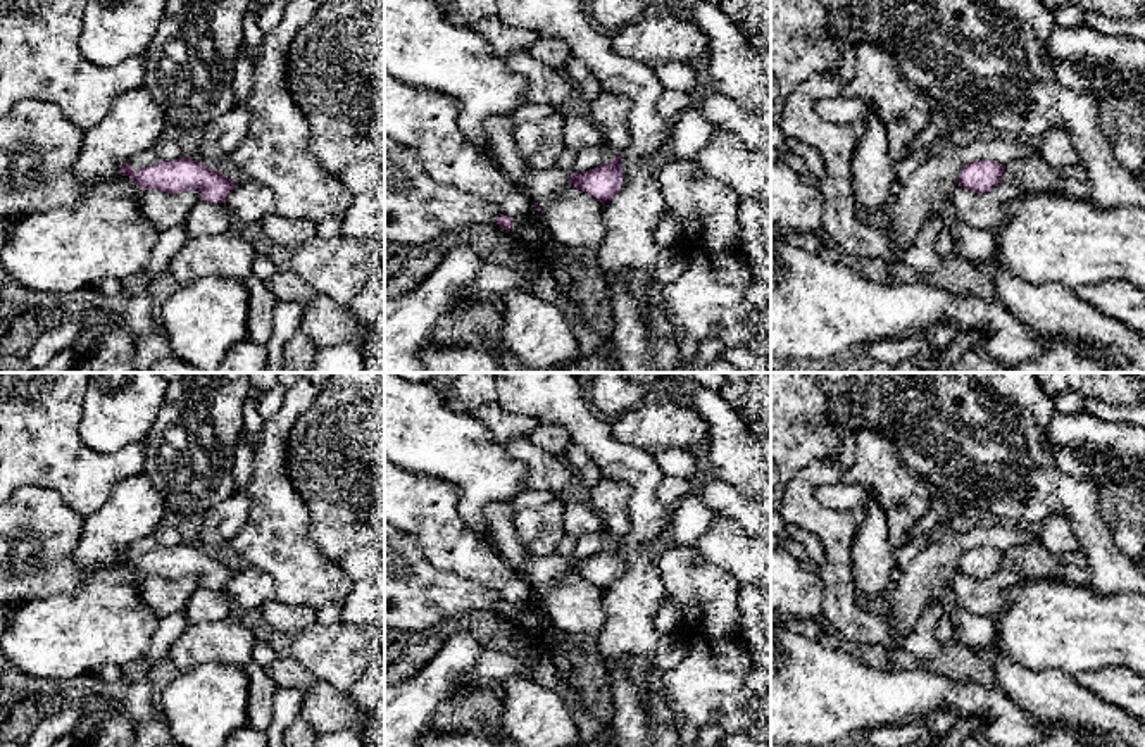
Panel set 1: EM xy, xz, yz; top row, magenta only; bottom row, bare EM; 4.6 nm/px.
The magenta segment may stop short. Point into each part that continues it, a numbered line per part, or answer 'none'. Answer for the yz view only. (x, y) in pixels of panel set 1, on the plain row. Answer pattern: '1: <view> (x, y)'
none

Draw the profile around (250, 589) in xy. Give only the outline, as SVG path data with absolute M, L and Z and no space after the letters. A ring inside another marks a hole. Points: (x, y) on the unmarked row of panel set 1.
M245 564L229 576L224 592L238 614L260 611L274 599L274 580L269 573Z

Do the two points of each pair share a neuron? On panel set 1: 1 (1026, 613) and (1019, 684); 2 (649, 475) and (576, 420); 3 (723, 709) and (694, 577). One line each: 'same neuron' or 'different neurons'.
1: different neurons
2: same neuron
3: same neuron

